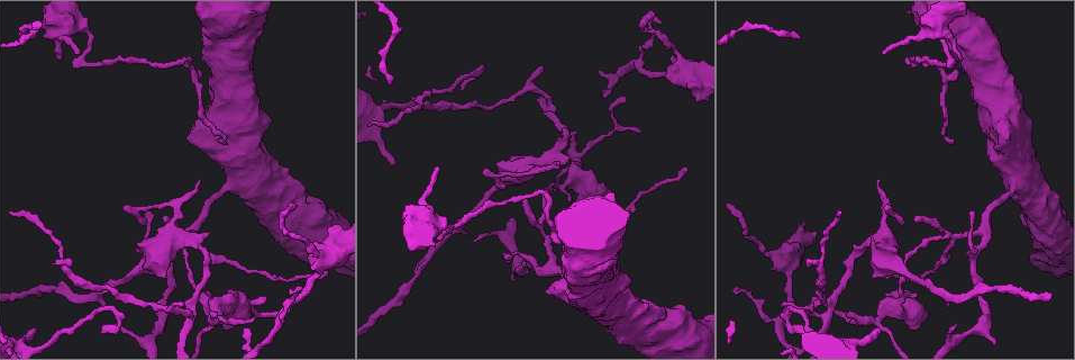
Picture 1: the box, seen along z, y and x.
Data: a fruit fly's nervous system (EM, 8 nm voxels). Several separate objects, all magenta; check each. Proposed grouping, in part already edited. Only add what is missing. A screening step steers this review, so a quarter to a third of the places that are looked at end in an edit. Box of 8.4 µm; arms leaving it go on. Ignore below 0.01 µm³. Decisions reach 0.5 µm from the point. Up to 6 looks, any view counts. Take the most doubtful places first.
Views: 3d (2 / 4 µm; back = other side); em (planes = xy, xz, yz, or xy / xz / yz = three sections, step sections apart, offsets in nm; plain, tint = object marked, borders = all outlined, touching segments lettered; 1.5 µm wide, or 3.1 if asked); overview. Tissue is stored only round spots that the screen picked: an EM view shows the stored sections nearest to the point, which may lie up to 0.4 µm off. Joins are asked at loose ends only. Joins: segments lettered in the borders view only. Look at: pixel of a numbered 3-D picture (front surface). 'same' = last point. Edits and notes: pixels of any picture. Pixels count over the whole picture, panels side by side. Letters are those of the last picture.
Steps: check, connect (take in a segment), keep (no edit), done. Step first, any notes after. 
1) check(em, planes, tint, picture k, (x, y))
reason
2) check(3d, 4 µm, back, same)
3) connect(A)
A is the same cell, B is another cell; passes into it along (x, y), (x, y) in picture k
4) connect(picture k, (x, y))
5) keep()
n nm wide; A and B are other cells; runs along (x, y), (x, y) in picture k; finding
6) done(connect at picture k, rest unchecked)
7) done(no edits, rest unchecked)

check(3d, 4 µm, picture 1, (392, 164))
thin end

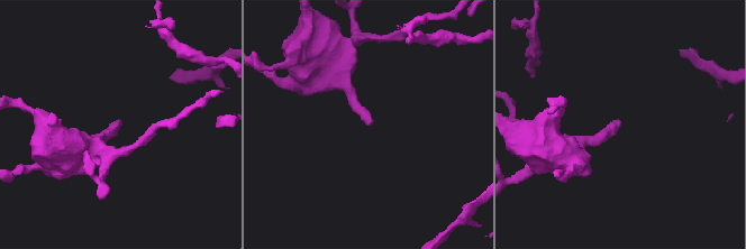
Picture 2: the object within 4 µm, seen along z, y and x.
check(em, xy, step 4, tint, picture 2, (618, 127))

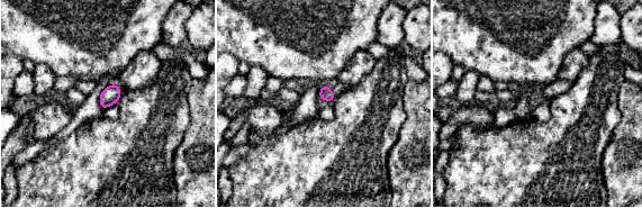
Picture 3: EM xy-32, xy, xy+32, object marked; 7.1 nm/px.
check(em, xz, step 4, borders, same)
cut it another way

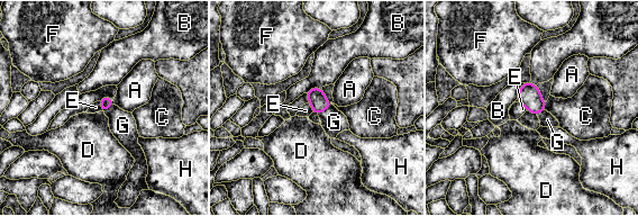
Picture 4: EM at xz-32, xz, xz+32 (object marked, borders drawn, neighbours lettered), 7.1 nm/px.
connect(G)
G is the same cell, A, B, C, D, E, F and H are other cells; passes into it along (316, 97), (325, 109), (334, 122) in picture 4; it goes on there

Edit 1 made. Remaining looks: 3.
check(overview)

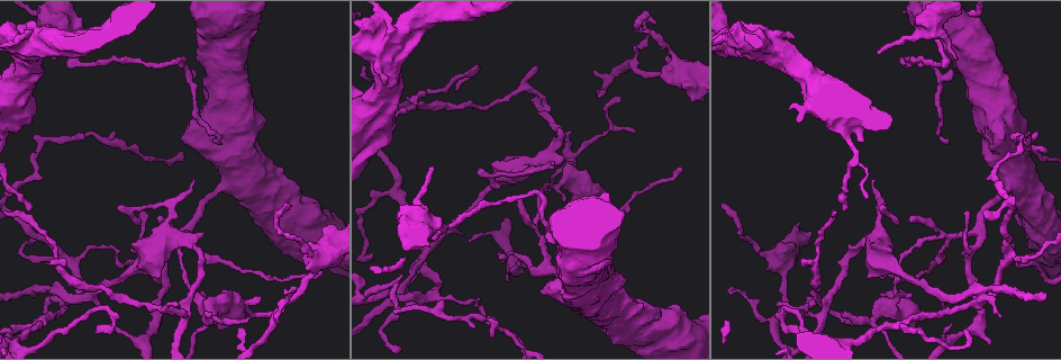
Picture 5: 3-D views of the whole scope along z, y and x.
check(3d, 4 µm, picture 5, (191, 182))
tapers out

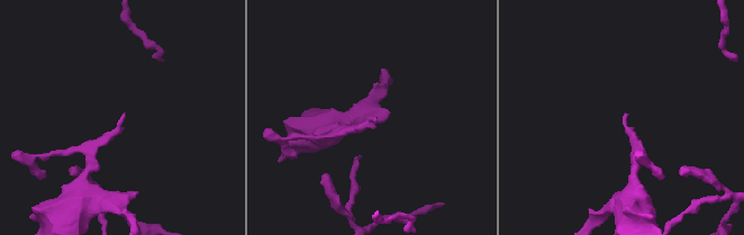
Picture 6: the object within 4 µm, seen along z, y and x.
check(em, planes, borders, picture 6, (627, 115))

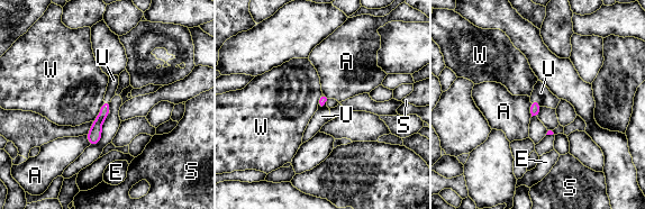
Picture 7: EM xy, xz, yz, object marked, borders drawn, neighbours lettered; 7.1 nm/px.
keep()
A, E, S, U and W are other cells; none of them fits

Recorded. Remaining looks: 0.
done(connect at picture 4, rest unchecked)

